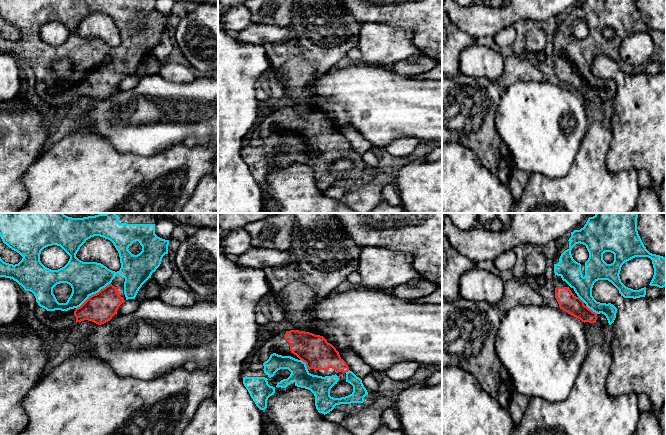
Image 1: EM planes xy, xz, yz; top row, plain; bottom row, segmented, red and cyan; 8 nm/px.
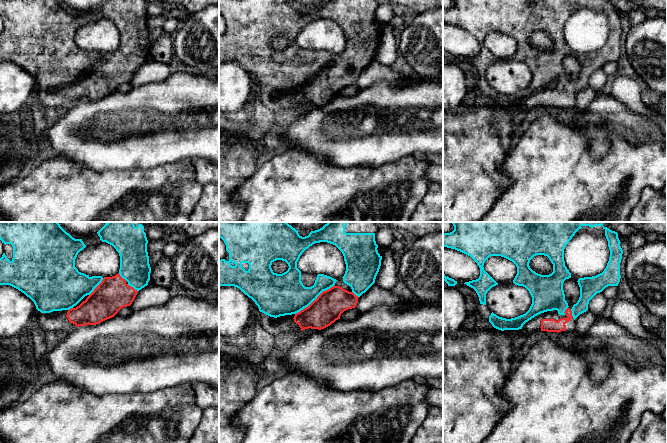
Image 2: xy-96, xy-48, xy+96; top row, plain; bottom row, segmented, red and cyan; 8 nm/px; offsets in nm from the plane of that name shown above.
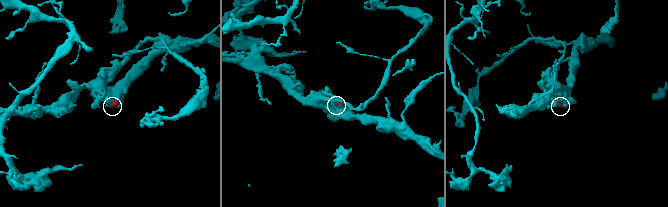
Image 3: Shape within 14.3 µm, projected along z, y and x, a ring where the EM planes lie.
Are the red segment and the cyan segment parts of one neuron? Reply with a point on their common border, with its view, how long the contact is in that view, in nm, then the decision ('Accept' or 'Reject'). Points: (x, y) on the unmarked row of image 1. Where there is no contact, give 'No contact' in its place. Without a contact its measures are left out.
Touches red at xy (93, 70). Shared border 360 nm. Accept

